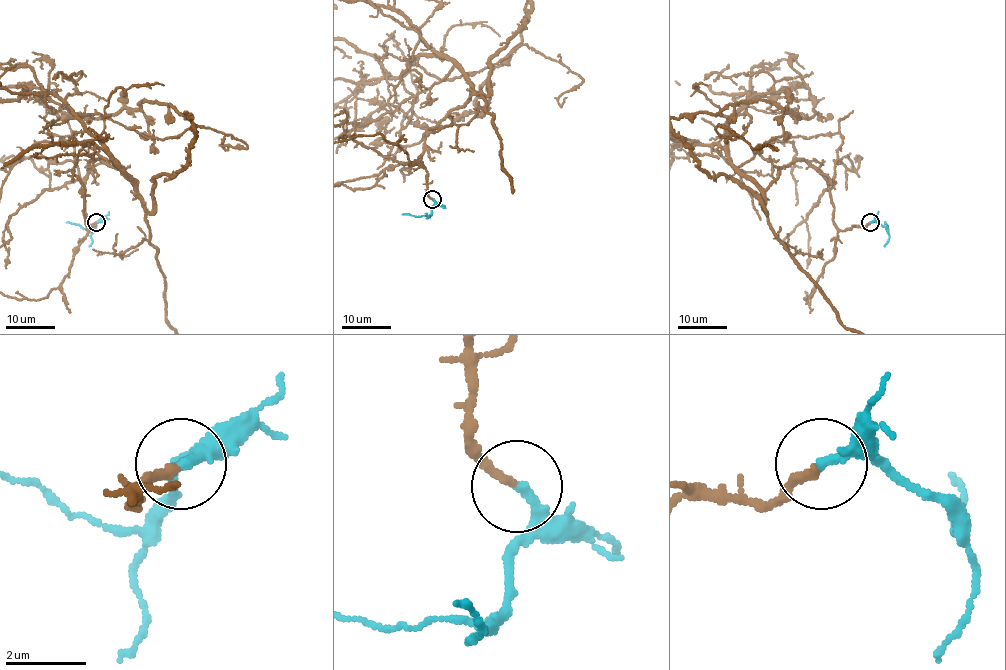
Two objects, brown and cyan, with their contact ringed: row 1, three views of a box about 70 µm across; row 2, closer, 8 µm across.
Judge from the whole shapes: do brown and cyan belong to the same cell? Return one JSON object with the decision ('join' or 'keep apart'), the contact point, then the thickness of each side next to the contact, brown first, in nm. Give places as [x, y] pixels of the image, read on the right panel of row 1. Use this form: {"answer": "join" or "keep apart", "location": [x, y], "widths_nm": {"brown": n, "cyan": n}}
{"answer": "join", "location": [870, 222], "widths_nm": {"brown": 220, "cyan": 240}}

